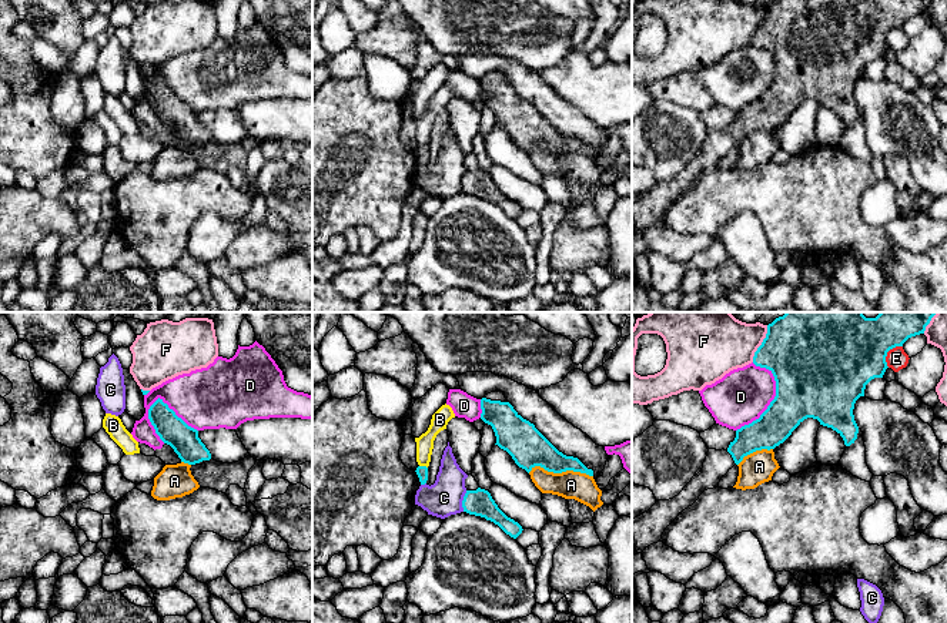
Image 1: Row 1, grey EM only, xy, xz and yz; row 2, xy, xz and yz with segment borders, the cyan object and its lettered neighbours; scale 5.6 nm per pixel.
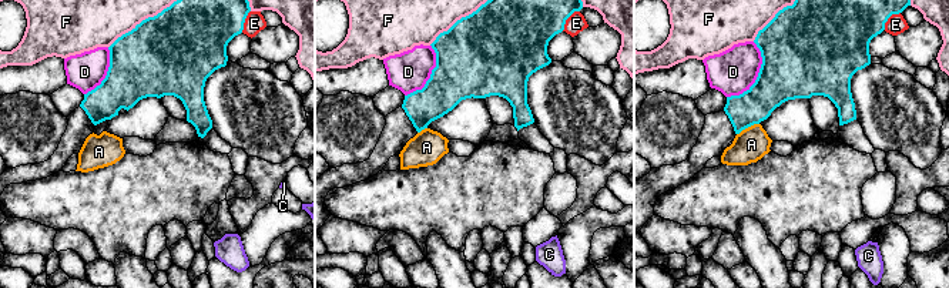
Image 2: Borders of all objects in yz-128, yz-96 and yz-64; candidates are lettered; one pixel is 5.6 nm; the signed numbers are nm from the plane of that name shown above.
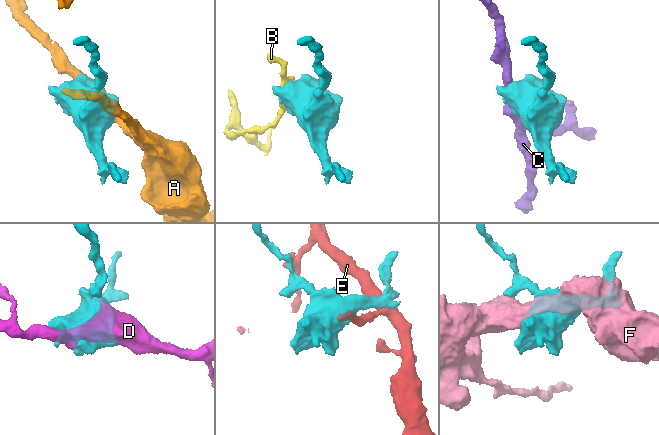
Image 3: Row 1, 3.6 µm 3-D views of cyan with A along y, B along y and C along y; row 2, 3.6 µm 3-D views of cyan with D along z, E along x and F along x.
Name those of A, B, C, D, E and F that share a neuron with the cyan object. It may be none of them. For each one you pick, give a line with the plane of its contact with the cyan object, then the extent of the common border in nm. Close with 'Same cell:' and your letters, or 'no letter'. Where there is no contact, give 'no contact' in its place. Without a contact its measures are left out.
Same cell: no letter

